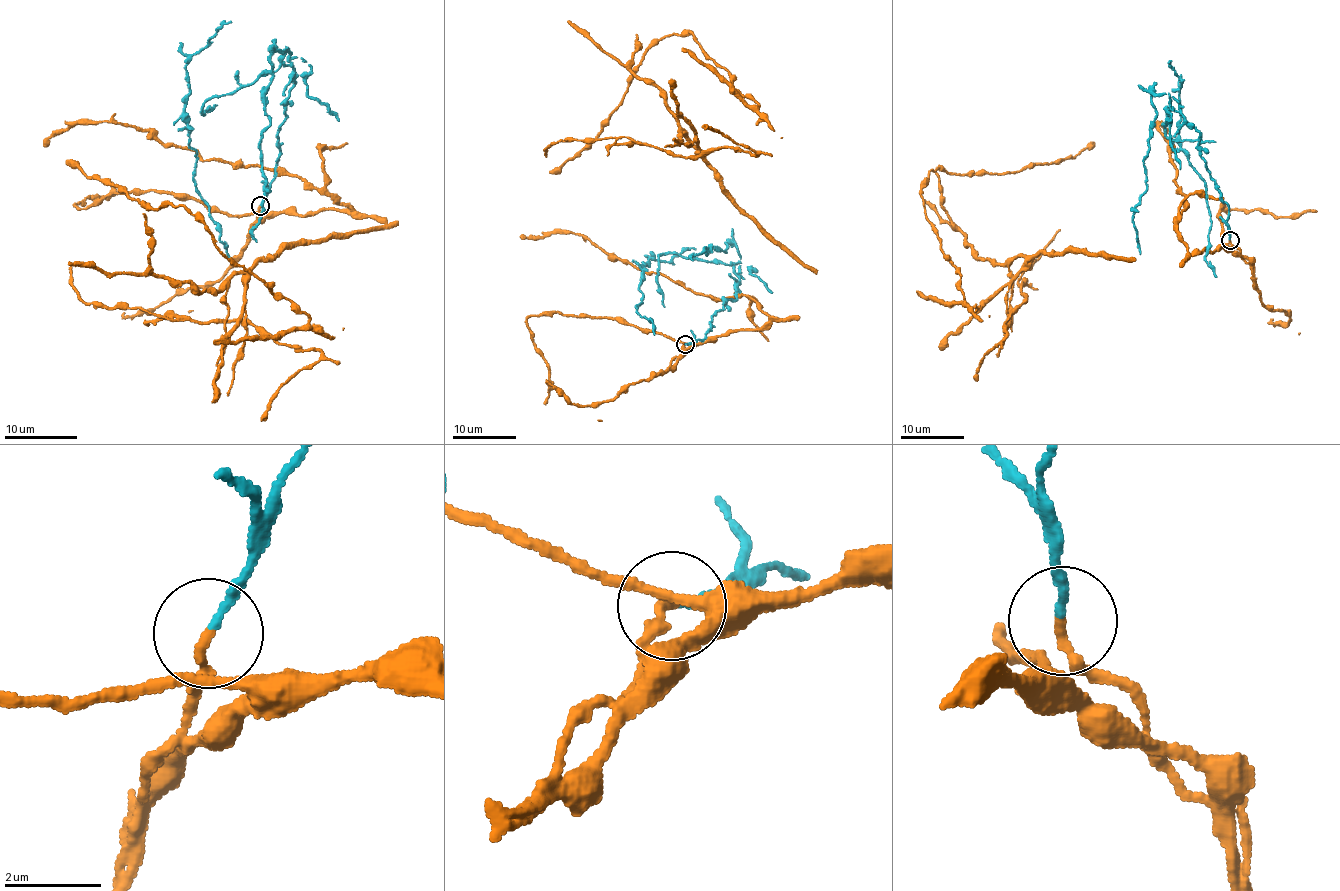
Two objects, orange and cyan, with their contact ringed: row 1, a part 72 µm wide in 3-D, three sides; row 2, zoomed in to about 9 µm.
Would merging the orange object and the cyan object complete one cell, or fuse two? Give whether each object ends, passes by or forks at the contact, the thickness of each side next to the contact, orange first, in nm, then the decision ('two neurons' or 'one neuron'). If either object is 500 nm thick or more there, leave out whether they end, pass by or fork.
orange ends | cyan ends | 200/170 nm | two neurons

